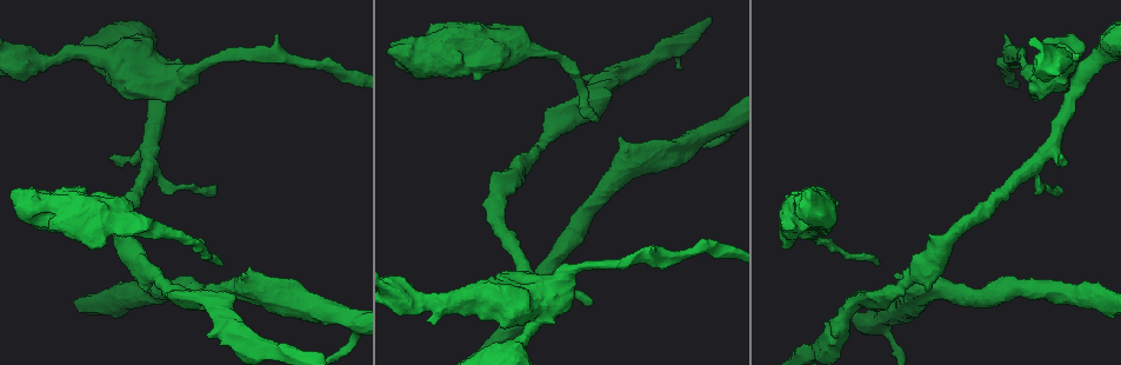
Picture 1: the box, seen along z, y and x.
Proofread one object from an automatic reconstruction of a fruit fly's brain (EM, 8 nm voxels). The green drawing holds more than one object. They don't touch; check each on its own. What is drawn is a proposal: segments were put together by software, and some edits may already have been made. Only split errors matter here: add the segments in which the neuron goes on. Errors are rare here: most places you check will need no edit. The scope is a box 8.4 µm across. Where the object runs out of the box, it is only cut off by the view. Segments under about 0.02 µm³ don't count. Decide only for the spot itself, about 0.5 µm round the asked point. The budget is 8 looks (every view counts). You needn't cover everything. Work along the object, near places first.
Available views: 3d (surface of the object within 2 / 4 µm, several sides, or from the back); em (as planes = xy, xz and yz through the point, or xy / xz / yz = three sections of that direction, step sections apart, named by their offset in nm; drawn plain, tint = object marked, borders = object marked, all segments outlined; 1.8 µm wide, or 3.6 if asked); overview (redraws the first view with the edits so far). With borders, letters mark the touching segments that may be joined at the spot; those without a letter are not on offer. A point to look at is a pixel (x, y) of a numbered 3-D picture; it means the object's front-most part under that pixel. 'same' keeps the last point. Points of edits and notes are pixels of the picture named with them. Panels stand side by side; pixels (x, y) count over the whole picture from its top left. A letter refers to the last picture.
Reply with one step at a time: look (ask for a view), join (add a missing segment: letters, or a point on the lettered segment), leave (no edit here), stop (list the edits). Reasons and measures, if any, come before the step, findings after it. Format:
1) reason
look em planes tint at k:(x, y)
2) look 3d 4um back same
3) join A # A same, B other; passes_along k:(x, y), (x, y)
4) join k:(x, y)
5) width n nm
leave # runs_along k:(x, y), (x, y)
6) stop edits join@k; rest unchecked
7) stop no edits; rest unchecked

an open end
look 3d 4um at 1:(1064, 157)

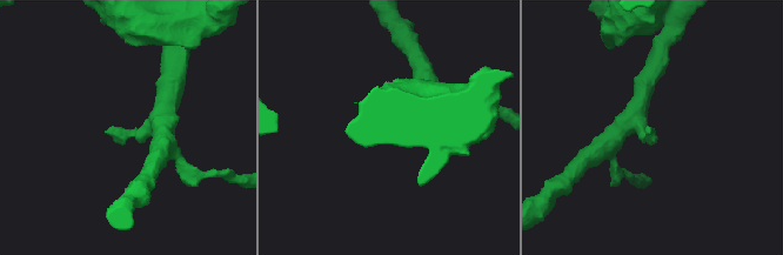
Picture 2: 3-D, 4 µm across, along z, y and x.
need the tissue
look em 3.6um planes borders at 2:(107, 132)

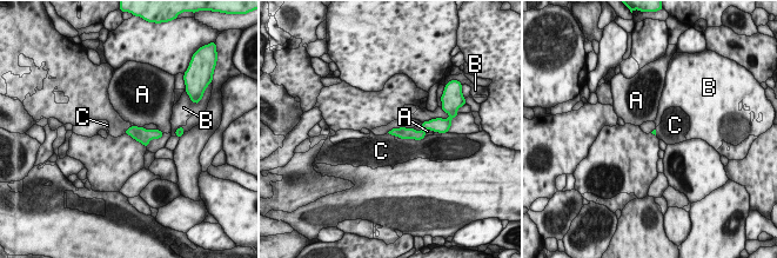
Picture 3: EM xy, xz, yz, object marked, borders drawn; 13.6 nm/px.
longest_contact C 340 nm
leave # A other, B other, C other; no lettered segment goes on from it

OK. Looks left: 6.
tapers out
look em planes borders at 1:(214, 188)

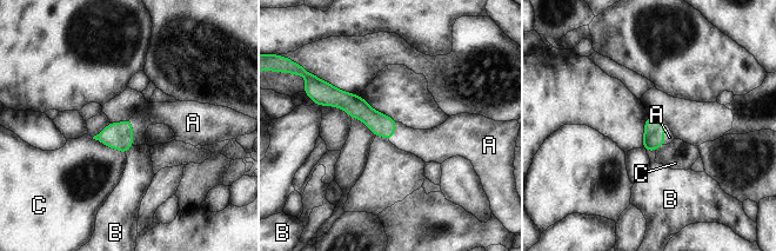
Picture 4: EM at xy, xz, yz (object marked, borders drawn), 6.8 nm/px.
join A # A same, B other, C other; passes_along 4:(119, 136), (132, 132), (153, 113); it goes on there

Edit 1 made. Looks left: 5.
look overview

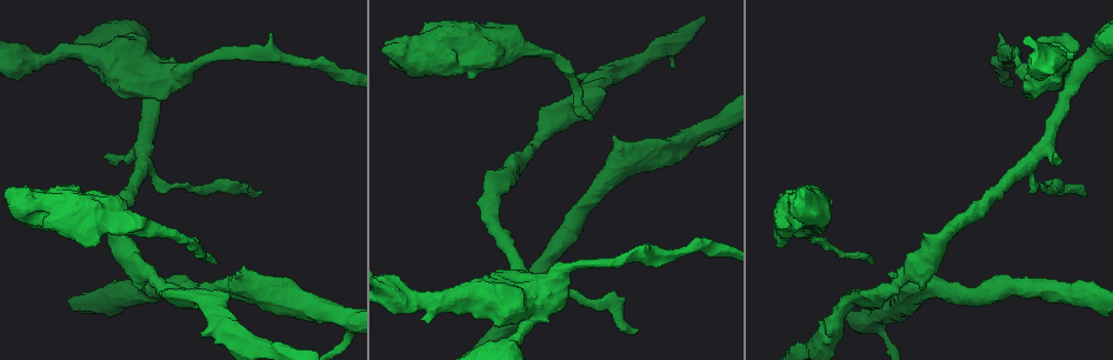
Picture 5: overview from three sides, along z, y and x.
thick end
look em planes plain at 5:(427, 324)

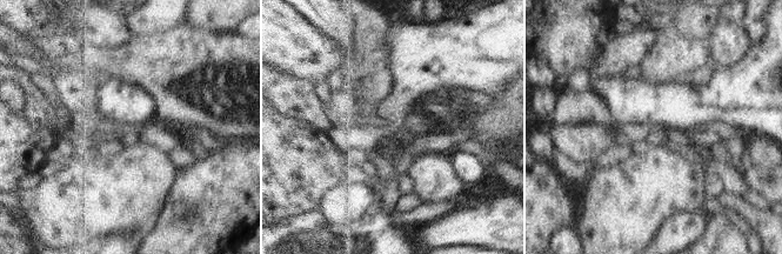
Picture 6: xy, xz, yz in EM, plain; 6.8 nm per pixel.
look em planes borders same

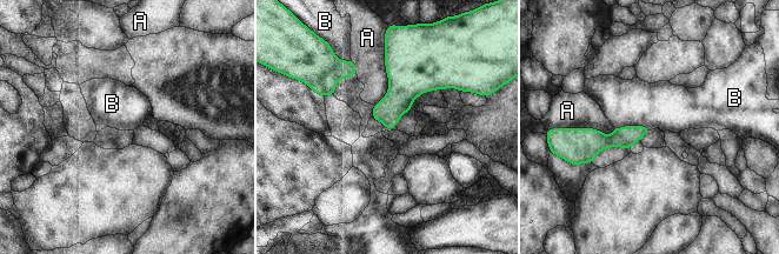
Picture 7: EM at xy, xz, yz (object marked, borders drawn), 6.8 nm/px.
leave # A other, B other; border 7:(613, 126), (647, 126), (651, 129); none of them fits

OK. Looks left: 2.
stop edits join@4; rest unchecked

